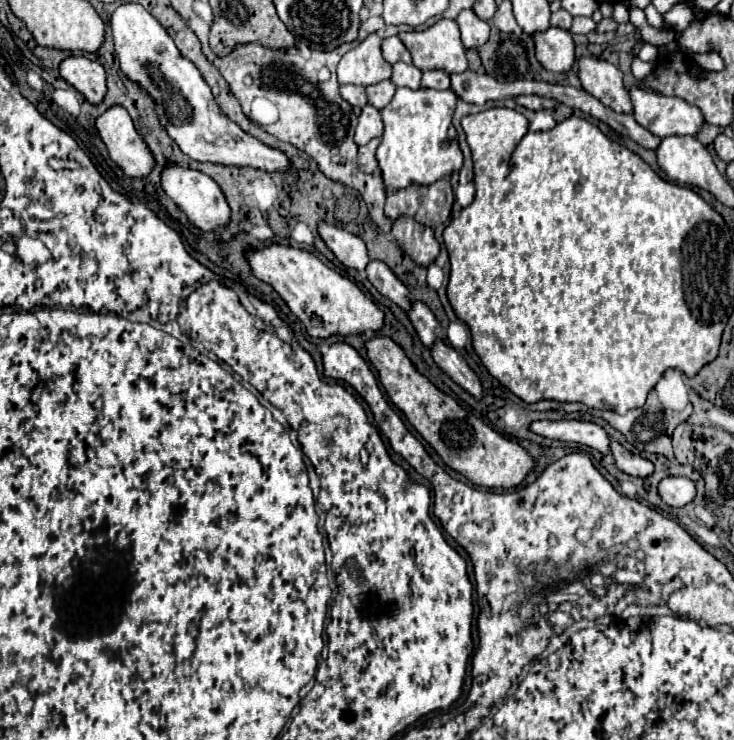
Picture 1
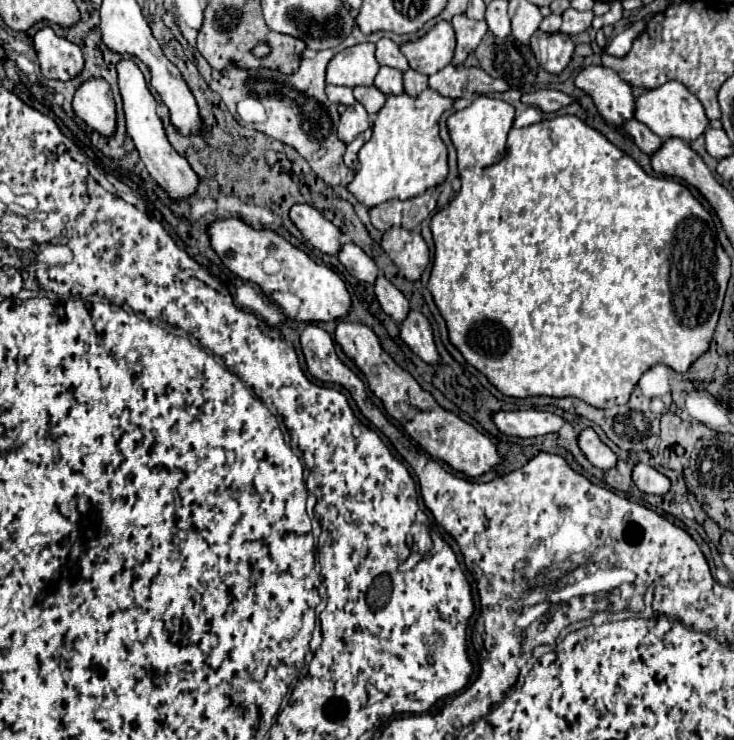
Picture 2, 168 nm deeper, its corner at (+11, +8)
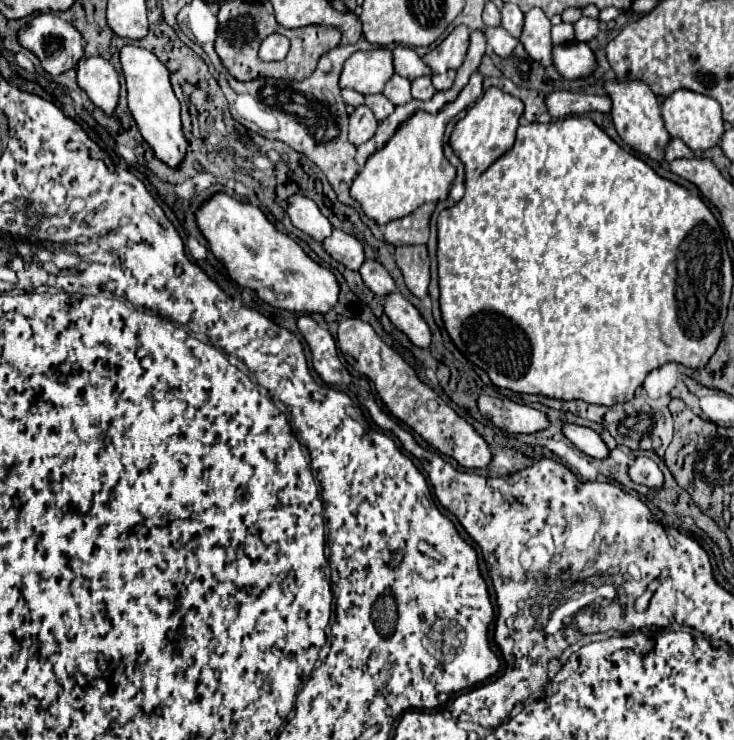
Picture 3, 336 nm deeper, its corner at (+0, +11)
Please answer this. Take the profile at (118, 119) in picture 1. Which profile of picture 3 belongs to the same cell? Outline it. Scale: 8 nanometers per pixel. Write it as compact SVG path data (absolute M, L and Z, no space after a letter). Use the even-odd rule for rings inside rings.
M84 58L76 66L78 86L88 94L92 104L104 114L112 116L120 98L120 78L110 62L104 58Z

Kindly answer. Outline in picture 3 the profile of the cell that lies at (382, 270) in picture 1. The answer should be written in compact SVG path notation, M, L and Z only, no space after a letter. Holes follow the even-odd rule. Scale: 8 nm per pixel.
M334 230L332 236L328 240L322 242L322 246L326 248L326 252L338 260L340 264L348 266L350 270L360 270L360 266L364 264L366 256L364 256L364 246L360 240L356 240L354 236L342 232L342 230Z

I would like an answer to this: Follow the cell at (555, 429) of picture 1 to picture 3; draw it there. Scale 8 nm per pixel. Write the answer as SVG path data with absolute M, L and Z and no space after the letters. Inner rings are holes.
M480 396L478 408L484 418L508 434L534 434L550 426L550 420L544 412L512 400Z

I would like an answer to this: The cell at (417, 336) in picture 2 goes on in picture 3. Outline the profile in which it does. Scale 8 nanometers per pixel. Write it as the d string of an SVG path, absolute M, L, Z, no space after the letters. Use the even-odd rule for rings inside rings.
M392 292L392 296L386 298L384 312L392 320L392 324L412 340L412 344L416 344L418 348L430 348L432 334L426 320L418 312L418 308L414 308L400 292Z

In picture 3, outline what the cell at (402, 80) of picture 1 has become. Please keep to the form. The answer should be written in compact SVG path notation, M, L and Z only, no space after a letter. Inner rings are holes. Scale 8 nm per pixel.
M394 74L386 88L384 88L384 96L388 96L388 100L392 100L396 106L398 104L406 104L412 100L412 94L410 94L410 82L398 74Z

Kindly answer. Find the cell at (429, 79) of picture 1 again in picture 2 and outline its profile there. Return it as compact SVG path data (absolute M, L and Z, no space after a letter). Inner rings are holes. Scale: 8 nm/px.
M409 69L409 71L403 73L403 81L405 81L405 93L407 95L417 97L421 91L427 89L427 75L417 73L413 69Z

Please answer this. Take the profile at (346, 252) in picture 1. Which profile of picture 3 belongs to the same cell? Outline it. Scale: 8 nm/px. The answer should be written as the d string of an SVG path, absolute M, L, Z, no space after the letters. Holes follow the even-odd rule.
M306 196L288 198L288 216L296 228L300 228L318 242L326 240L334 230L330 220L316 206L316 202Z

